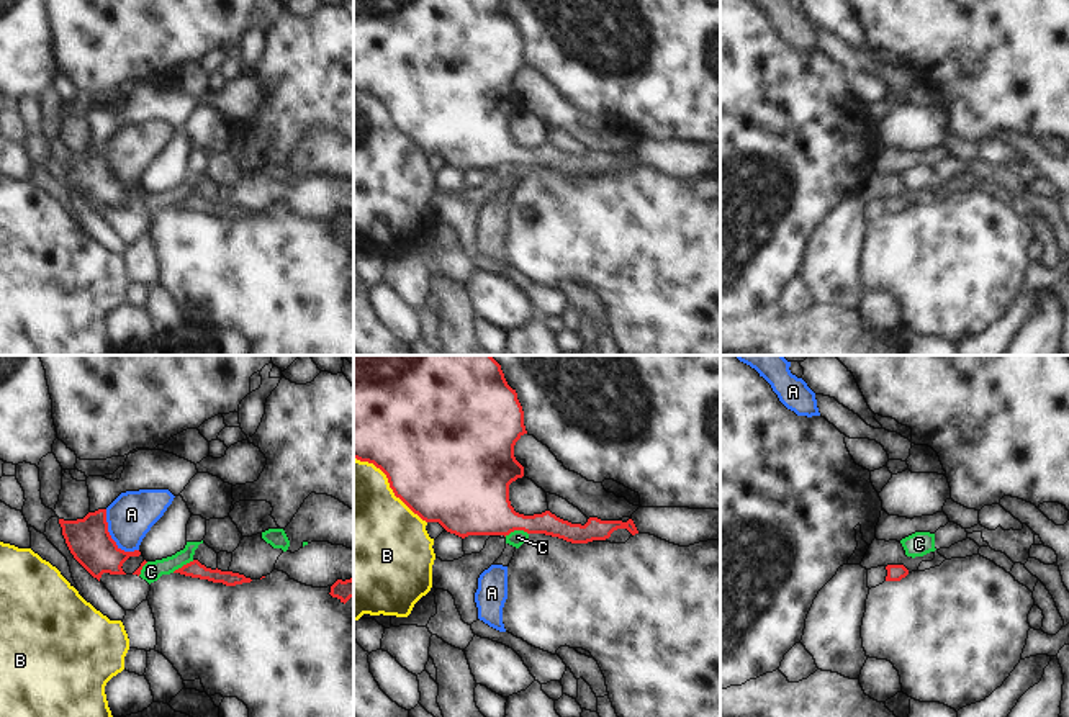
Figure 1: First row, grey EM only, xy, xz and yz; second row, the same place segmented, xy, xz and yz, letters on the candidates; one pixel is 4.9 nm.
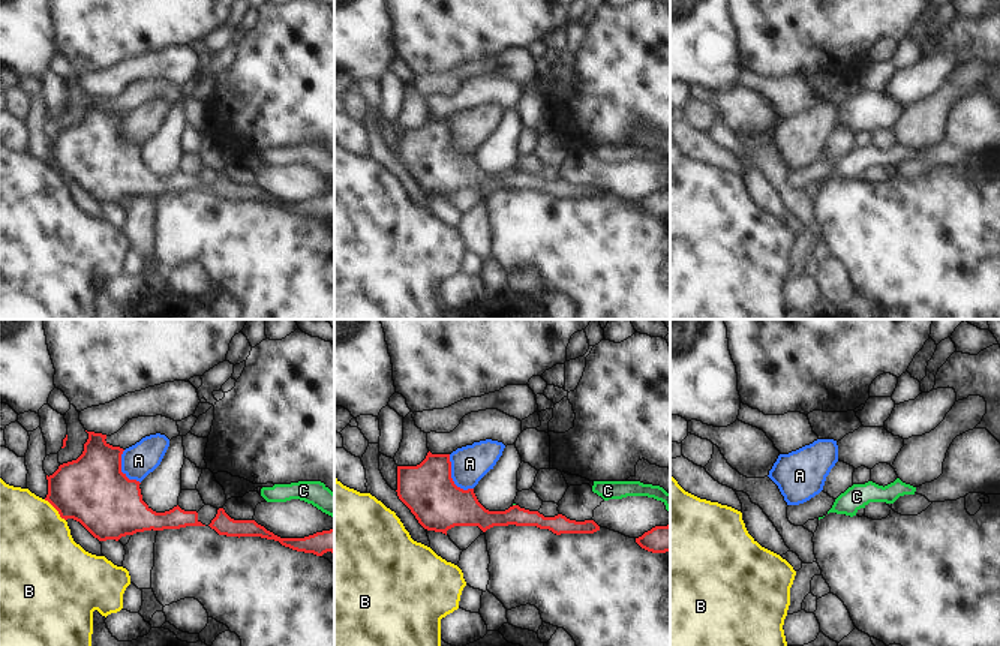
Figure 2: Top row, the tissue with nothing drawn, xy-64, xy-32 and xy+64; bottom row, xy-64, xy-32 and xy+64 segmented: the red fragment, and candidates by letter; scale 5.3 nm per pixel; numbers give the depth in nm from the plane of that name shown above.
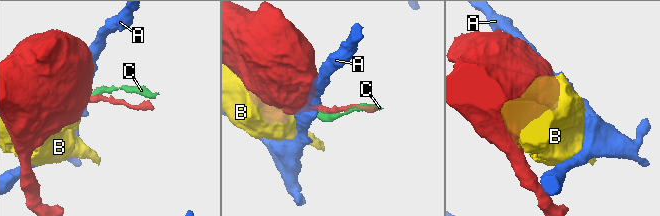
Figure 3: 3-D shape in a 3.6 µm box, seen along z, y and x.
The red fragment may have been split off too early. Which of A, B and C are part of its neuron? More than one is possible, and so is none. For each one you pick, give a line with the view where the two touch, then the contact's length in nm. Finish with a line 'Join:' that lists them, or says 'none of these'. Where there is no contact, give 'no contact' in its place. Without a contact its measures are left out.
Join: none of these

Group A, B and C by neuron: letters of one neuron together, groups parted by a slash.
A / B / C

